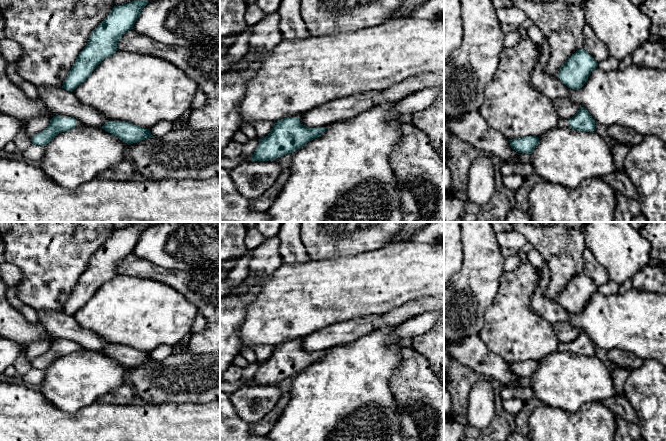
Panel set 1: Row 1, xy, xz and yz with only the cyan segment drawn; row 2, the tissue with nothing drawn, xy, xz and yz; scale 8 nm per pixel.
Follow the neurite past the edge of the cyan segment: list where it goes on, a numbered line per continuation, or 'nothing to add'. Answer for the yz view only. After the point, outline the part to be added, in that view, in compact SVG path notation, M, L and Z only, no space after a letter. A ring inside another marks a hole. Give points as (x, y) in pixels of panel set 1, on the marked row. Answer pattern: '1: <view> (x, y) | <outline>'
1: yz (563, 123) | M559 119L557 126L561 128L570 128L569 121L567 119Z

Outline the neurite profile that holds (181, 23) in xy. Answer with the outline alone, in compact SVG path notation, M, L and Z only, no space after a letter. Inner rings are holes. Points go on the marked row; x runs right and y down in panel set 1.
M156 0L141 11L133 30L160 43L175 47L196 44L220 44L220 0Z

